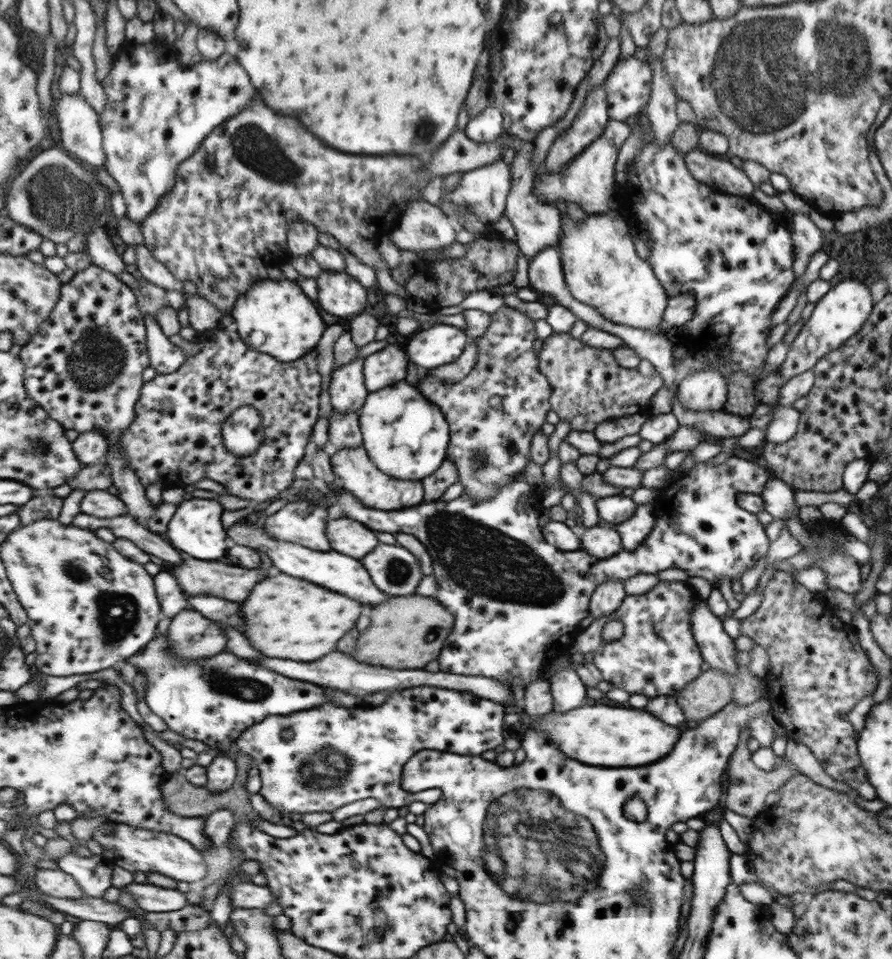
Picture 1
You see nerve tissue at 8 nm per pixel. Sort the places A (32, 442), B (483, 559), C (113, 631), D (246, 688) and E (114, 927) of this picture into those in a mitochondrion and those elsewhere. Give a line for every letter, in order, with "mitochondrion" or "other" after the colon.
A: mitochondrion
B: mitochondrion
C: mitochondrion
D: mitochondrion
E: other

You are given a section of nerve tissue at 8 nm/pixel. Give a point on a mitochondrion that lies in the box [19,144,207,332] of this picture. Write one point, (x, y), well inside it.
(59, 198)

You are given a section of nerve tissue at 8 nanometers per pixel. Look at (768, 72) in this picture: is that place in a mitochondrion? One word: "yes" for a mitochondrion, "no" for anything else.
yes

